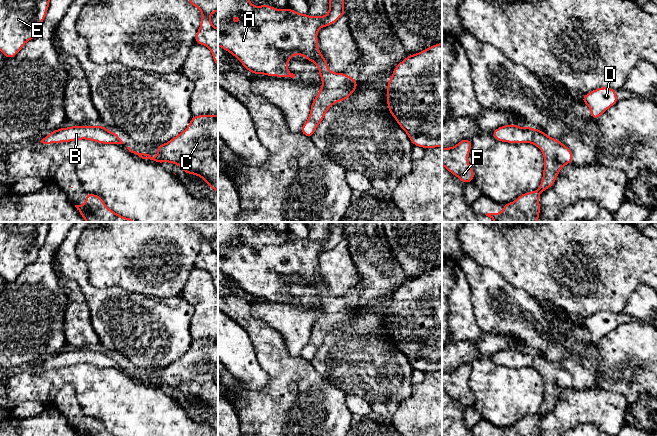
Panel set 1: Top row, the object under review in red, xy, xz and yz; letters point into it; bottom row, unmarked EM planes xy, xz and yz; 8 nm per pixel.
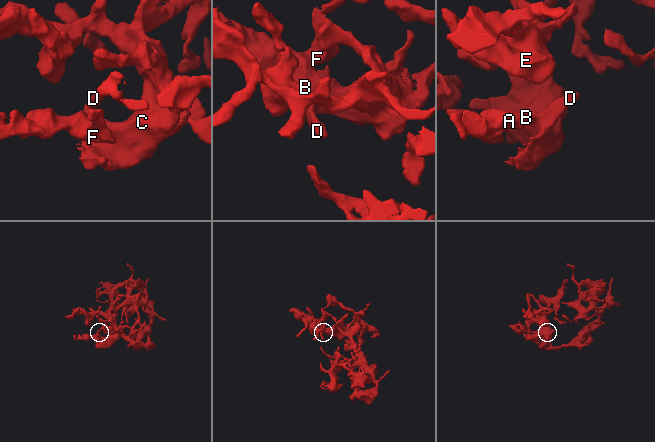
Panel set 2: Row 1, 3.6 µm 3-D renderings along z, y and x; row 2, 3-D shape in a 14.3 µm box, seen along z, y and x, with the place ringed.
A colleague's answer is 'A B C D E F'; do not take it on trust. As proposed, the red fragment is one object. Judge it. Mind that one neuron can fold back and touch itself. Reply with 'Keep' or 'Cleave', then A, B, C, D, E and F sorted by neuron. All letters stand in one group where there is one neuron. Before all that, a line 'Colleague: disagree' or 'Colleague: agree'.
Colleague: agree
Keep. Groups: A B C D E F

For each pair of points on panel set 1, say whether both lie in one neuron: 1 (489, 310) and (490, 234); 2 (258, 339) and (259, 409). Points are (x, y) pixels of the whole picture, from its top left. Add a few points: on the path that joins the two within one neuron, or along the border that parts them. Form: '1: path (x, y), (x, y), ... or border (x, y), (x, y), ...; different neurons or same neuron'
1: border (470, 256), (478, 263), (494, 269), (509, 282); different neurons
2: path (274, 359), (277, 362), (277, 401); same neuron

